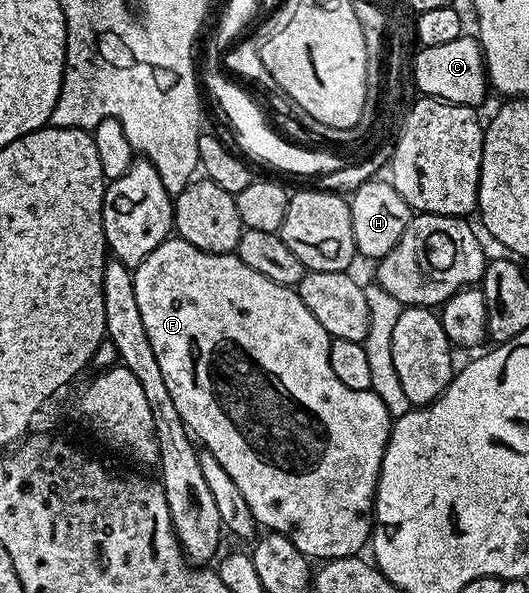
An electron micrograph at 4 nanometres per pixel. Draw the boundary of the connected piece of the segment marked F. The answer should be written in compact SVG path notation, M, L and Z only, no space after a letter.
M169 237L161 245L157 245L157 249L153 249L153 253L149 253L149 257L145 257L145 261L141 261L141 265L134 268L133 274L137 306L141 311L141 318L144 322L145 331L148 334L149 343L153 347L154 356L157 357L157 364L161 367L161 376L165 379L165 386L169 391L169 395L173 397L173 404L176 405L177 411L182 417L183 424L186 425L188 432L221 463L225 472L229 473L230 477L233 477L237 489L241 489L241 494L245 496L245 501L249 501L249 509L253 509L253 517L256 524L267 531L276 531L278 535L289 537L289 541L293 541L293 545L297 545L297 549L301 549L301 553L306 555L308 560L311 561L316 561L315 559L326 561L349 557L350 555L359 555L362 552L362 547L364 550L368 546L373 534L373 519L371 514L375 509L375 486L379 480L379 470L381 469L381 461L385 457L387 442L391 436L393 416L389 413L389 409L386 408L385 402L381 401L381 397L377 397L372 390L354 391L353 389L349 389L340 381L337 373L333 373L333 365L329 365L331 334L325 329L321 329L321 321L317 321L317 317L313 317L313 313L309 313L309 309L305 309L305 301L301 301L298 290L294 287L277 285L277 281L269 281L269 277L265 277L262 273L257 273L253 269L249 269L249 265L245 265L245 261L241 261L239 256L234 253L229 255L209 253L205 249L197 249L197 245L189 245L189 241L178 237Z

